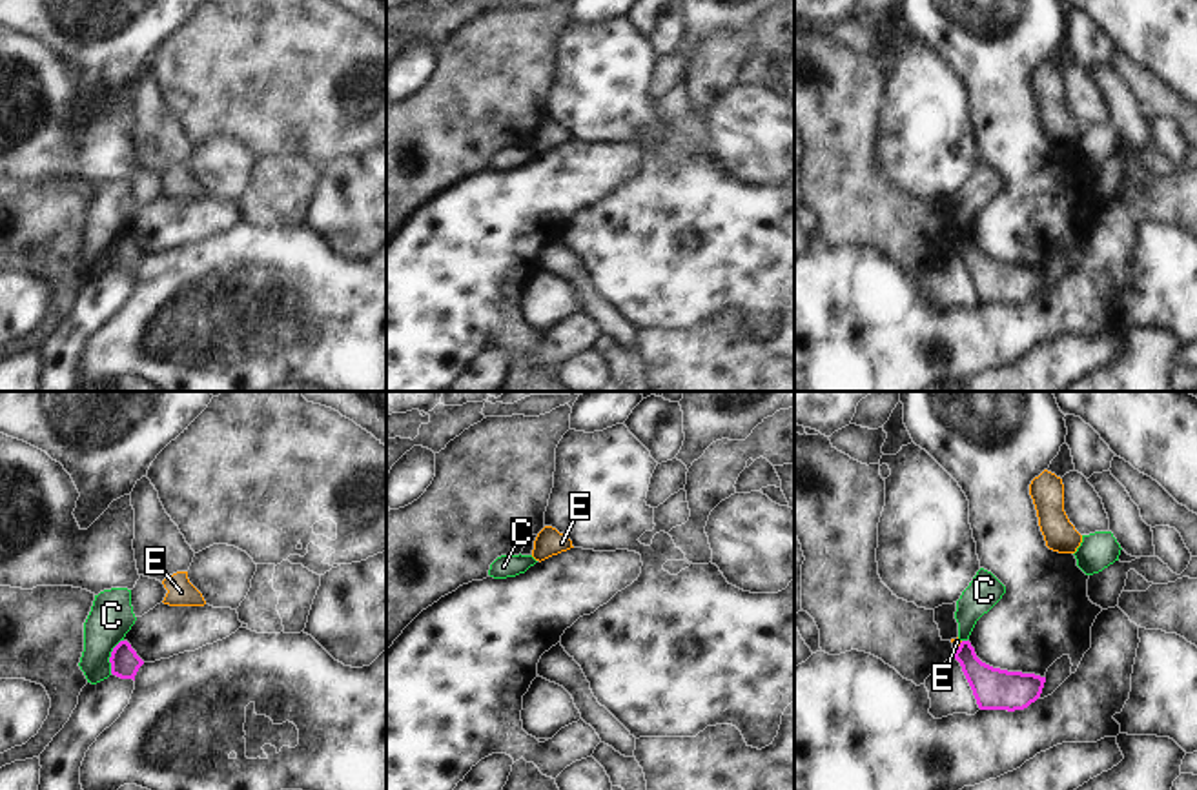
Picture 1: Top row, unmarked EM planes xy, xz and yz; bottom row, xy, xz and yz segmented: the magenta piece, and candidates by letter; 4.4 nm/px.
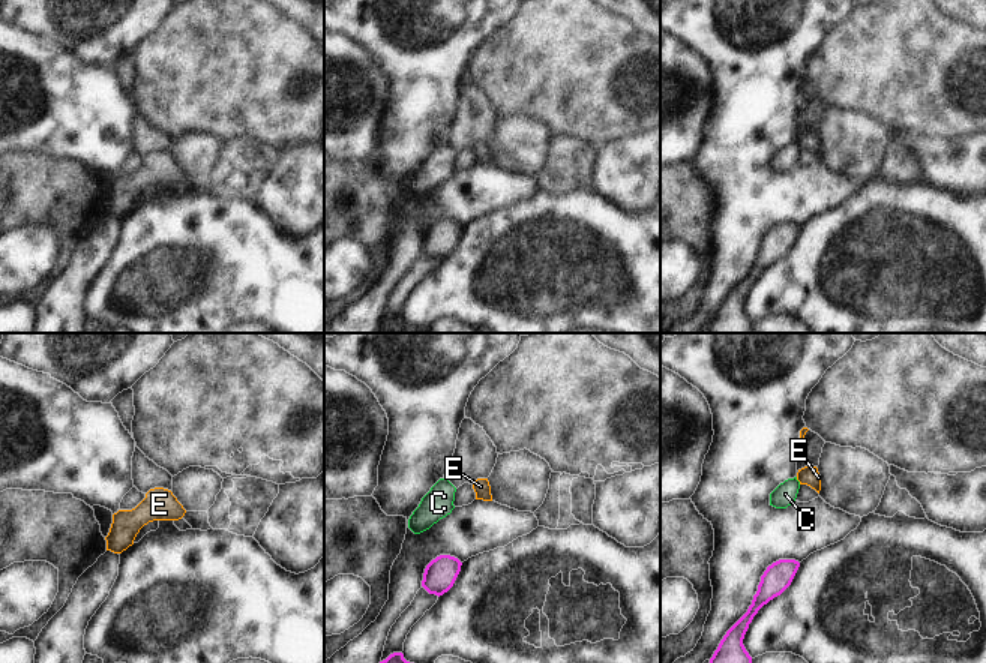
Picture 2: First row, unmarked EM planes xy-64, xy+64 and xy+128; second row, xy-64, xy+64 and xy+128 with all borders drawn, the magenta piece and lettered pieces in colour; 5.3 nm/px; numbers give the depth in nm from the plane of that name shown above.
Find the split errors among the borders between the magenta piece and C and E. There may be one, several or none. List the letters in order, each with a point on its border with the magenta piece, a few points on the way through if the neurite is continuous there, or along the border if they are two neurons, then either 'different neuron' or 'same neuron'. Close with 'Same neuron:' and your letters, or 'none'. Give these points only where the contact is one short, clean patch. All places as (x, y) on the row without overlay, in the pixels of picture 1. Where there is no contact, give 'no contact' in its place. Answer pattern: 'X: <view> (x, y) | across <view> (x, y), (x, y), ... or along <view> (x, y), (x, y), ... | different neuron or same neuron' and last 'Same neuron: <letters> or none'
C: xy (112, 248) | different neuron
E: yz (959, 239) | along yz (962, 233), (955, 244) | different neuron
Same neuron: none

